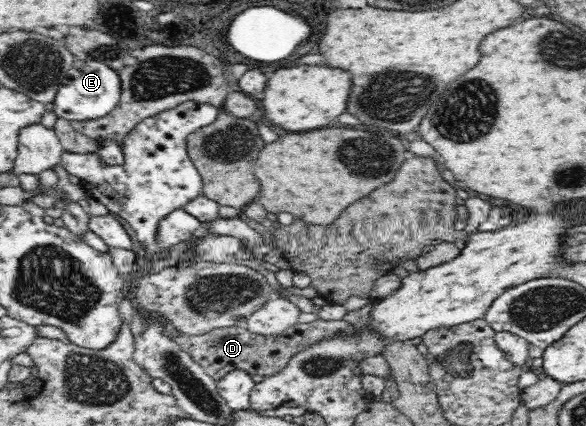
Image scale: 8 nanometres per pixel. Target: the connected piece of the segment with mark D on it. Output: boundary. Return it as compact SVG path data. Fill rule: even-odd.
M317 318L311 323L297 323L285 329L279 335L255 335L248 332L244 325L230 326L211 330L208 334L182 335L177 338L177 344L193 357L193 361L203 368L203 371L216 382L234 369L245 370L251 377L262 375L271 377L283 372L291 358L297 353L305 352L317 342L325 342L341 335L342 338L359 338L361 332L345 319L325 320Z

